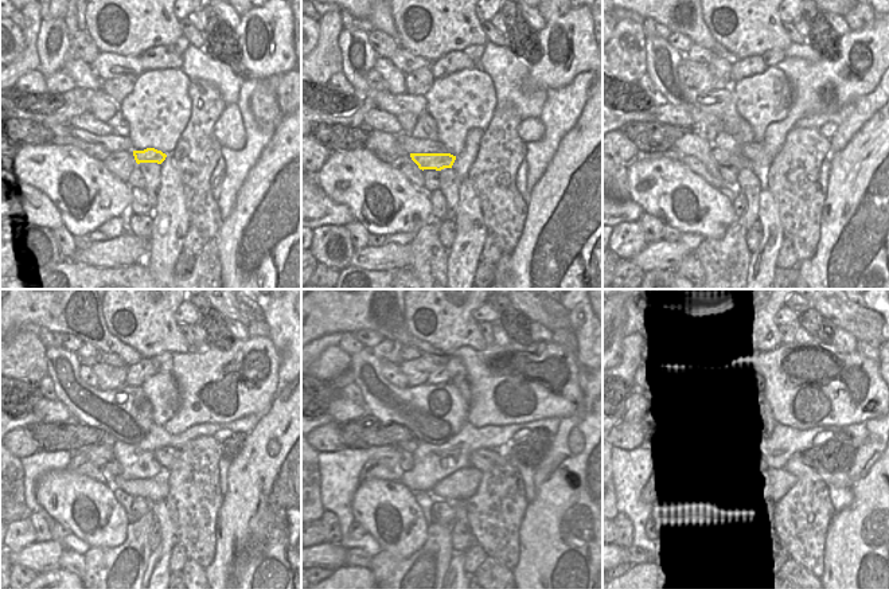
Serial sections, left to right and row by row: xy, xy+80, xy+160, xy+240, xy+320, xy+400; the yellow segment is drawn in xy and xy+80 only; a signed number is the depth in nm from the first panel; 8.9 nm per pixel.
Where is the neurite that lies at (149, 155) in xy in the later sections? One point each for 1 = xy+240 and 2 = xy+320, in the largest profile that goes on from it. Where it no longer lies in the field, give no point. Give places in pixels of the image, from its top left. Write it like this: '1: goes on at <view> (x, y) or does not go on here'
1: goes on at xy+240 (98, 455)
2: goes on at xy+320 (389, 456)

